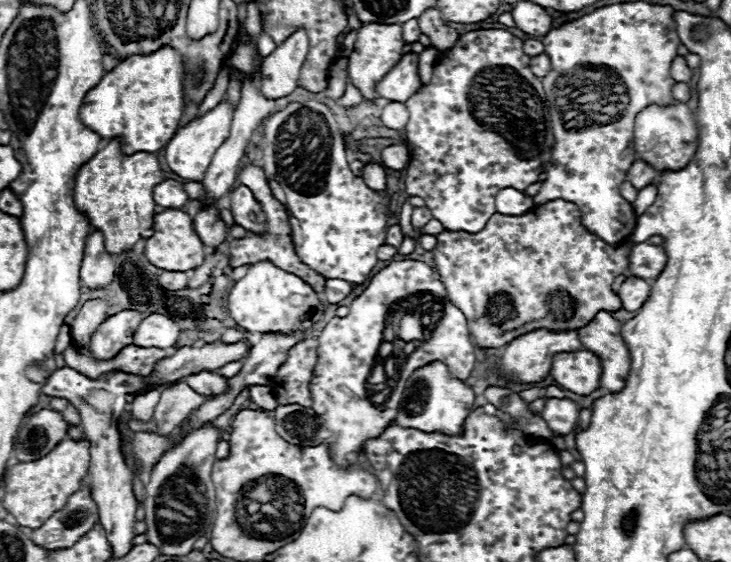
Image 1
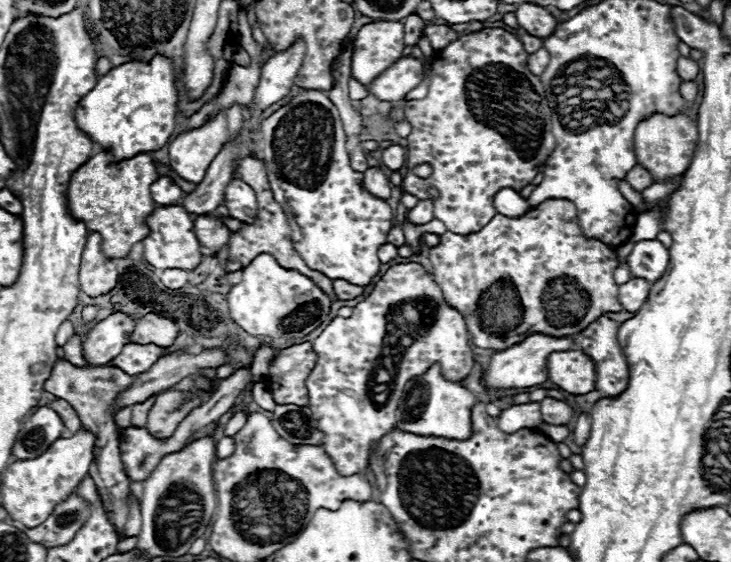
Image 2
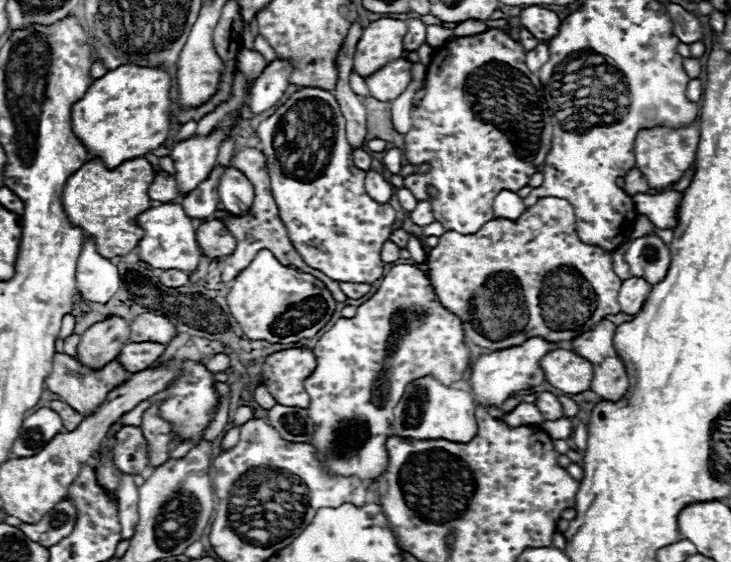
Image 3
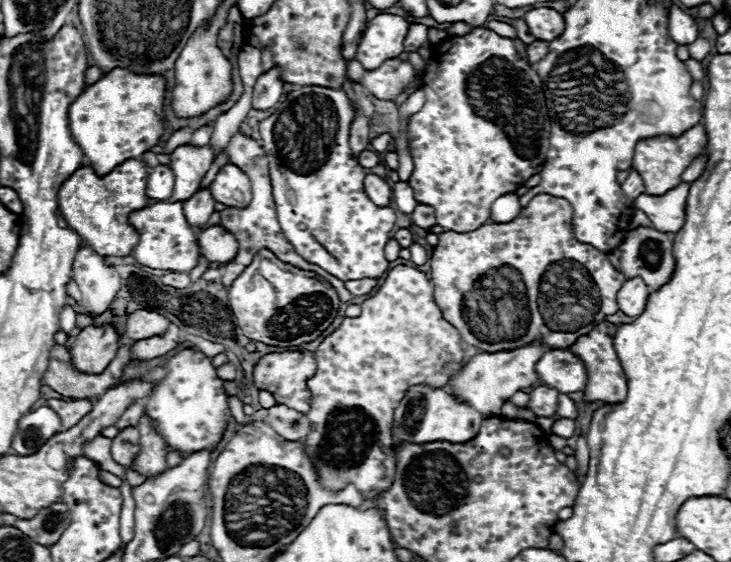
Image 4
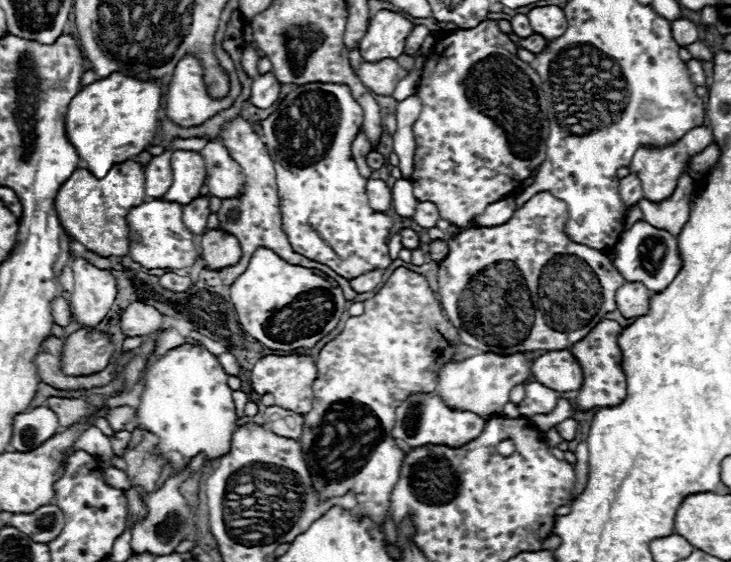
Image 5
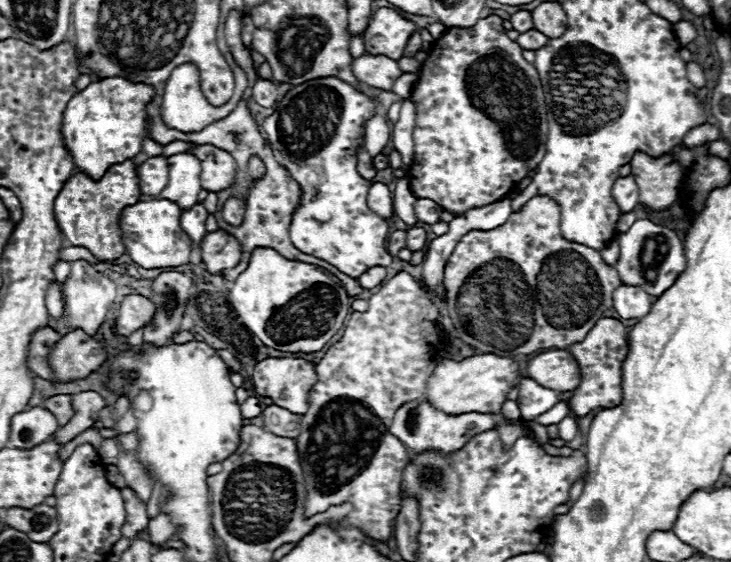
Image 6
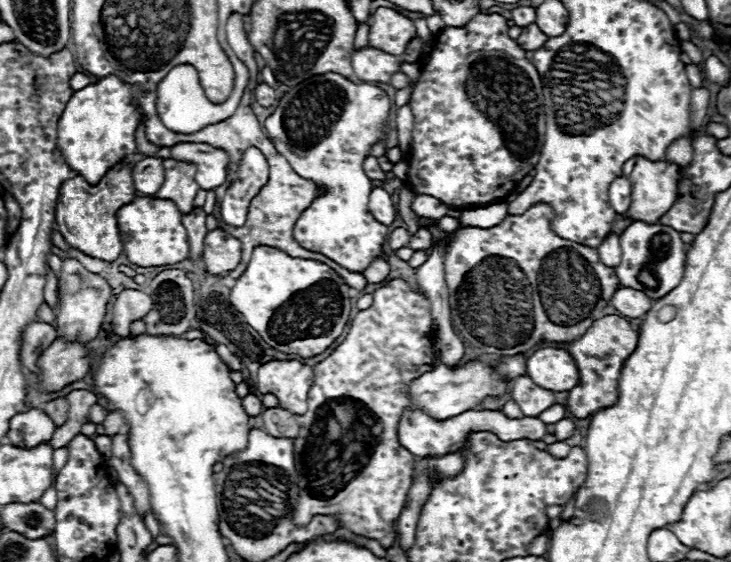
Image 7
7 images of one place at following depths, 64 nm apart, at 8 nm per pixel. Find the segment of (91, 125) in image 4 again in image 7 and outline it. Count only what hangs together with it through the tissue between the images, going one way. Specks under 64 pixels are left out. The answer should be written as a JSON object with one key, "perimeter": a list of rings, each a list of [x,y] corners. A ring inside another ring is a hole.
{"perimeter":[[[106,76],[96,84],[76,90],[68,100],[58,120],[58,148],[68,166],[84,176],[86,182],[100,182],[114,164],[138,152],[134,140],[134,132],[142,122],[142,108],[134,98],[138,90],[138,86],[130,86],[116,76]]]}

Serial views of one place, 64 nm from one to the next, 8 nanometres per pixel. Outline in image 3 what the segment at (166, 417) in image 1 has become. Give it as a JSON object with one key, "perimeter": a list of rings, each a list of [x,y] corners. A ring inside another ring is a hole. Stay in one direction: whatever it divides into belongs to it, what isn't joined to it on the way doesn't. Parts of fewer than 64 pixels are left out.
{"perimeter":[[[158,400],[152,408],[146,410],[144,420],[140,424],[144,438],[150,442],[150,464],[152,468],[160,466],[164,460],[168,460],[170,442],[172,442],[172,424],[158,416],[158,406],[162,400]]]}

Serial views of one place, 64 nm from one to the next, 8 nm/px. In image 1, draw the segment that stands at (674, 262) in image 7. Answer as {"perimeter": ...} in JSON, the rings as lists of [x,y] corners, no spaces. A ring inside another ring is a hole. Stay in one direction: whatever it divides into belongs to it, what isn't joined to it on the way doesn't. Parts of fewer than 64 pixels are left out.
{"perimeter":[[[640,242],[632,248],[628,274],[644,278],[644,280],[654,280],[660,274],[660,270],[664,268],[664,264],[666,264],[666,256],[664,256],[662,246],[652,246],[648,242]]]}

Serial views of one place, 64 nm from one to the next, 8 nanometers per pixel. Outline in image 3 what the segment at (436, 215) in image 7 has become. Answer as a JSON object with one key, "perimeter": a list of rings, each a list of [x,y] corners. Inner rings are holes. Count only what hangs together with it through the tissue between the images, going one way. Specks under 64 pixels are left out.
{"perimeter":[[[426,200],[418,202],[418,204],[416,204],[416,208],[410,212],[410,218],[412,218],[412,222],[414,222],[414,224],[418,224],[418,226],[426,226],[426,224],[434,222],[432,204],[430,204],[430,202],[426,202]]]}

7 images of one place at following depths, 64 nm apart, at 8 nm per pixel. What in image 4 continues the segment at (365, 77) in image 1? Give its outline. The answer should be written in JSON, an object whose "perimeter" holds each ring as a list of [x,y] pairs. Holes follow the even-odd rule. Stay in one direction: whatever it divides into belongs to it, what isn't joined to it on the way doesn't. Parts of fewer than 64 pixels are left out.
{"perimeter":[[[378,14],[368,22],[364,36],[358,44],[356,60],[364,70],[374,70],[390,58],[398,58],[404,52],[404,38],[408,34],[408,22],[400,16]]]}

